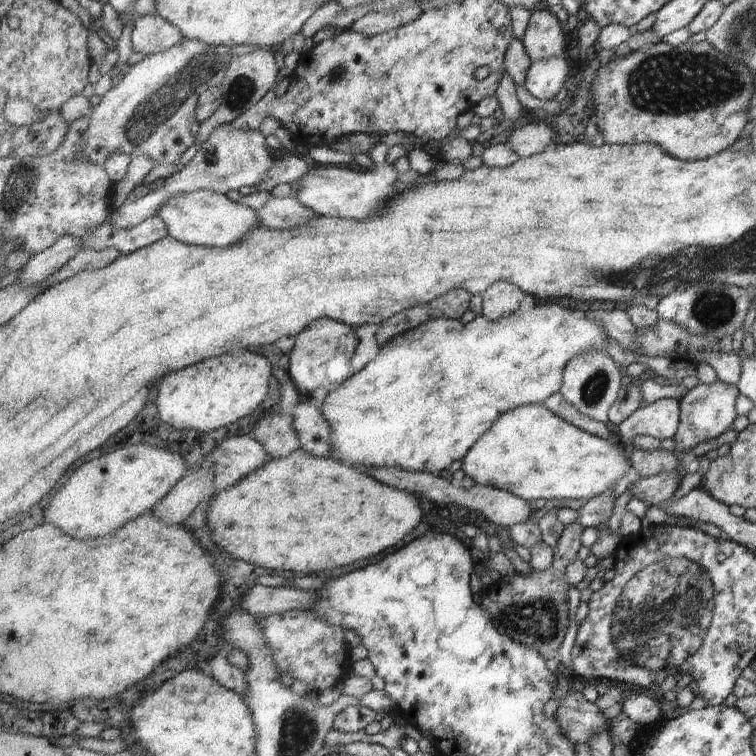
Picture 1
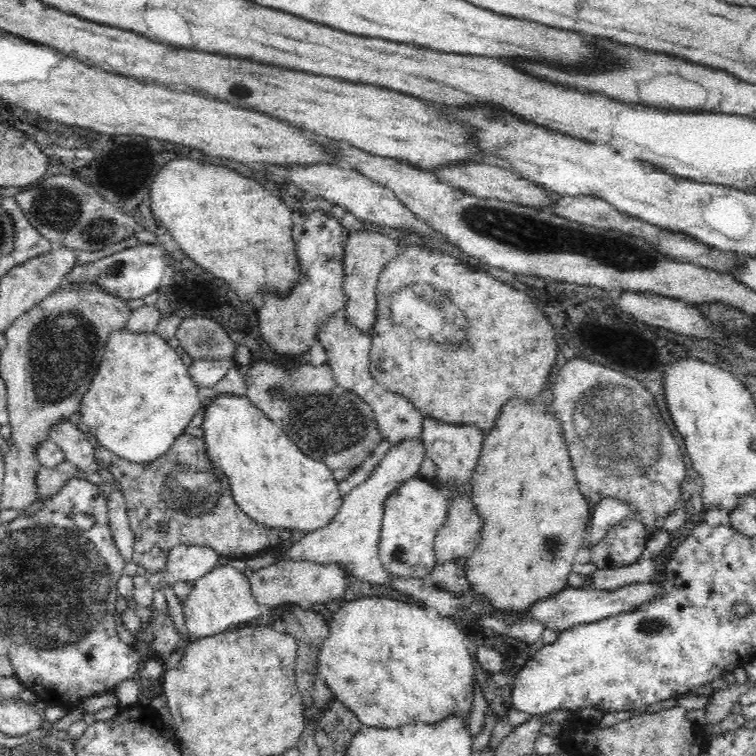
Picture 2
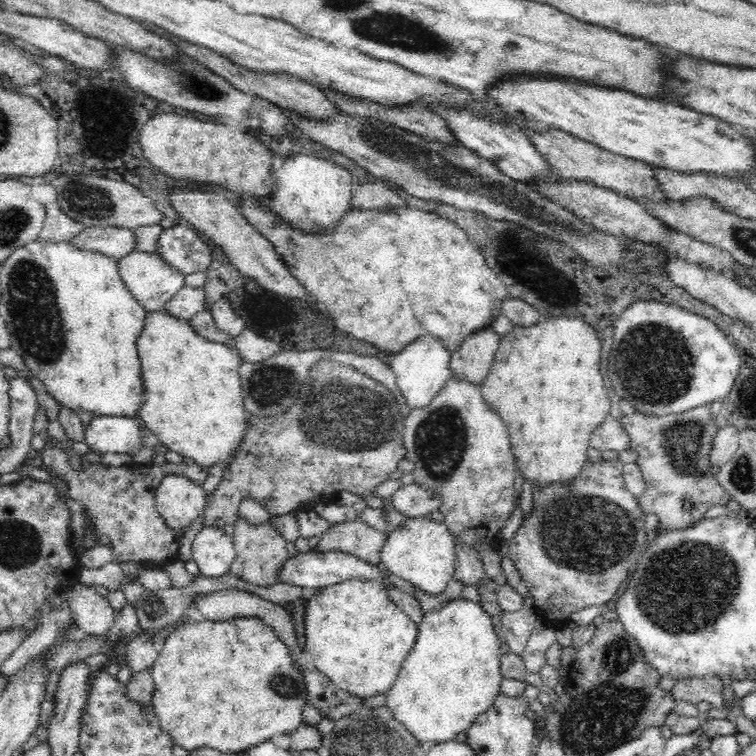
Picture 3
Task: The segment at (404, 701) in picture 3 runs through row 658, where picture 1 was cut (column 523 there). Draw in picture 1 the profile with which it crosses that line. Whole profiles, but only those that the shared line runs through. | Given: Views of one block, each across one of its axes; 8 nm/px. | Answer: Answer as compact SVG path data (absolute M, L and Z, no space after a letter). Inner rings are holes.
M543 404L520 406L510 410L474 444L470 453L462 460L461 468L476 484L489 485L509 491L515 496L533 502L533 500L547 500L553 498L579 498L589 501L607 488L614 487L633 467L633 458L625 458L620 441L616 438L614 444L607 440L588 434L587 432L565 422Z

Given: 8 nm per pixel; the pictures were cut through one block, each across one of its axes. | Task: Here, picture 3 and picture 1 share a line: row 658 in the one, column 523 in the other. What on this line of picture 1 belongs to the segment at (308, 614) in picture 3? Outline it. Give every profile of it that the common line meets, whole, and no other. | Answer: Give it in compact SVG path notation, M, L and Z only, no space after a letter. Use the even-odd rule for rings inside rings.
M536 304L536 306L526 313L517 312L510 317L500 321L491 321L485 317L477 316L470 323L464 323L457 319L441 317L431 319L429 322L400 334L390 340L386 345L380 347L379 354L367 366L364 366L358 373L351 375L344 383L330 391L324 398L320 409L330 423L331 434L330 443L332 446L332 456L341 462L351 462L359 470L367 470L371 466L399 466L403 470L413 470L420 473L438 473L447 470L453 462L462 461L473 448L474 444L498 421L502 414L517 409L520 406L543 404L549 396L557 394L562 389L563 375L566 366L574 360L578 354L586 353L589 349L601 349L606 352L607 337L605 327L601 323L596 323L589 315L583 314L581 310L571 310L563 308L559 304Z

